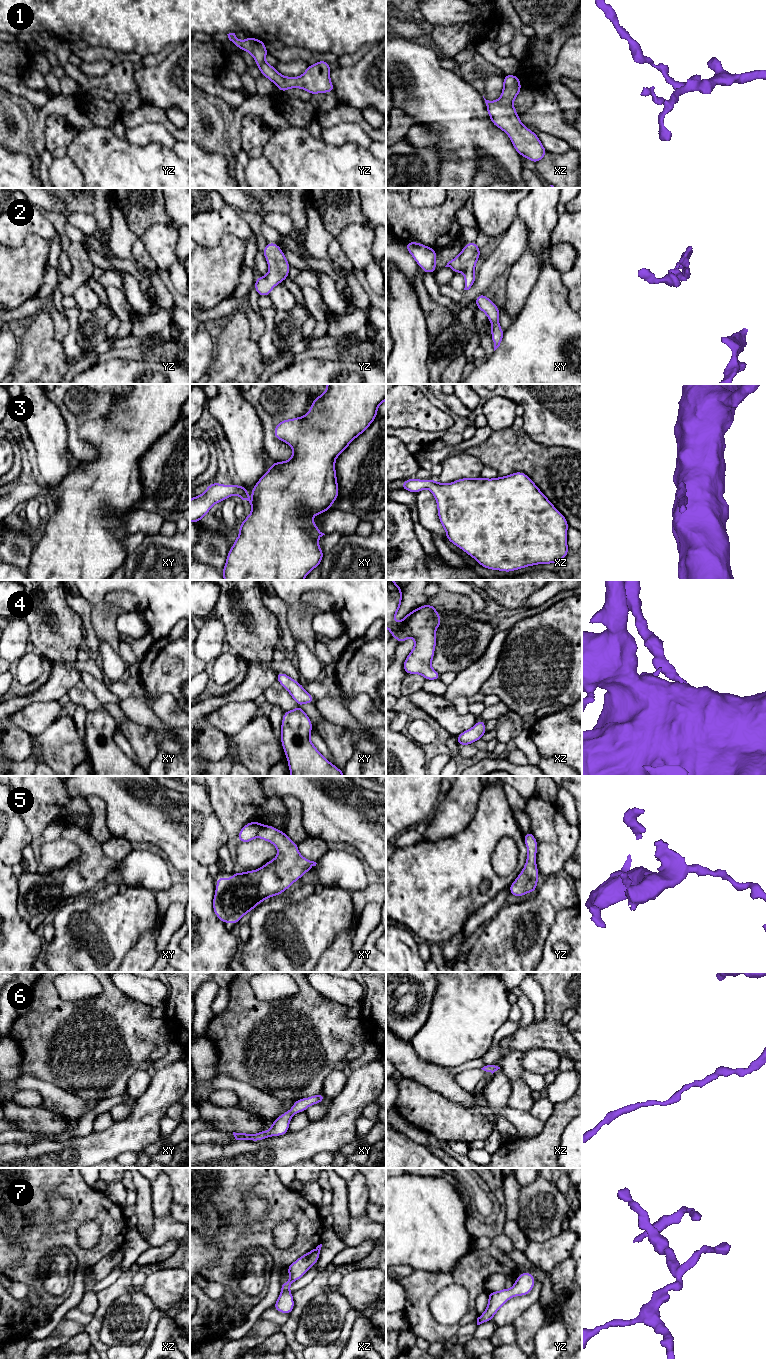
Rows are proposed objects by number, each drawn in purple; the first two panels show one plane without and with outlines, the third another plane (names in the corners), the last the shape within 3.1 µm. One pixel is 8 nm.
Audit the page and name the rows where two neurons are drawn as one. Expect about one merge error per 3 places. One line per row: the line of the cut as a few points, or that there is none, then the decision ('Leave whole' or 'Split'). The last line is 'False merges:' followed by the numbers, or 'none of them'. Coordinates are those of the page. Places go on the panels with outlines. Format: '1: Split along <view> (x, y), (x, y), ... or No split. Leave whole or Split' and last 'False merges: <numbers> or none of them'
1: No split. Leave whole
2: No split. Leave whole
3: No split. Leave whole
4: No split. Leave whole
5: No split. Leave whole
6: No split. Leave whole
7: No split. Leave whole
False merges: none of them

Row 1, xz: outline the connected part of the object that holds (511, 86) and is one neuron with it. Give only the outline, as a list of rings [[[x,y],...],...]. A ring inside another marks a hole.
[[[503,74],[503,76],[504,76],[504,82],[503,82],[503,91],[502,91],[502,93],[501,93],[501,97],[500,97],[498,100],[496,100],[496,101],[489,101],[489,100],[486,100],[486,99],[484,98],[484,96],[483,96],[483,98],[484,98],[484,100],[485,100],[485,103],[486,103],[486,109],[487,109],[487,111],[488,111],[488,113],[489,113],[490,120],[492,121],[492,123],[493,123],[496,127],[498,127],[498,128],[500,128],[501,130],[503,130],[503,131],[510,137],[511,142],[512,142],[512,144],[513,144],[515,150],[516,150],[522,157],[527,158],[527,159],[531,160],[532,162],[534,162],[534,163],[536,164],[536,163],[537,163],[538,161],[540,161],[545,155],[547,155],[548,152],[547,152],[547,151],[545,150],[545,148],[543,147],[543,145],[542,145],[540,139],[538,138],[538,136],[537,136],[533,131],[531,131],[530,129],[528,129],[527,127],[525,127],[525,126],[522,124],[522,122],[520,121],[519,115],[517,114],[516,109],[515,109],[515,107],[513,106],[513,103],[512,103],[512,102],[515,100],[515,98],[517,97],[517,95],[518,95],[518,94],[520,93],[520,91],[521,91],[520,79],[518,78],[517,75],[505,75],[505,74]]]

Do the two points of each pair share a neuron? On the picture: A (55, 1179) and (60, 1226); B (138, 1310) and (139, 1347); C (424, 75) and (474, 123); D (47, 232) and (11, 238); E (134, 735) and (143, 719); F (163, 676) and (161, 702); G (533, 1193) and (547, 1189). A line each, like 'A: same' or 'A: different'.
A: different
B: different
C: same
D: same
E: different
F: different
G: same

